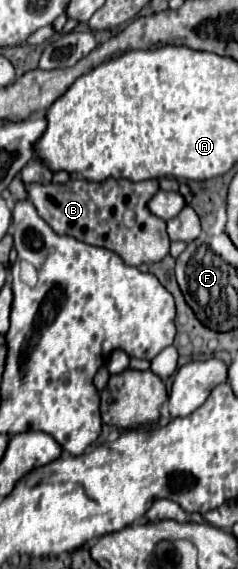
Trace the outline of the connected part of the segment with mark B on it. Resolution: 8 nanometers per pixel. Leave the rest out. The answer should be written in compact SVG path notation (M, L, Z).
M74 179L64 185L28 185L28 197L36 207L38 215L56 231L78 241L106 247L122 257L126 265L156 263L168 255L170 239L166 233L166 221L152 215L148 201L158 191L158 179L128 181L128 179L106 179L86 181Z

